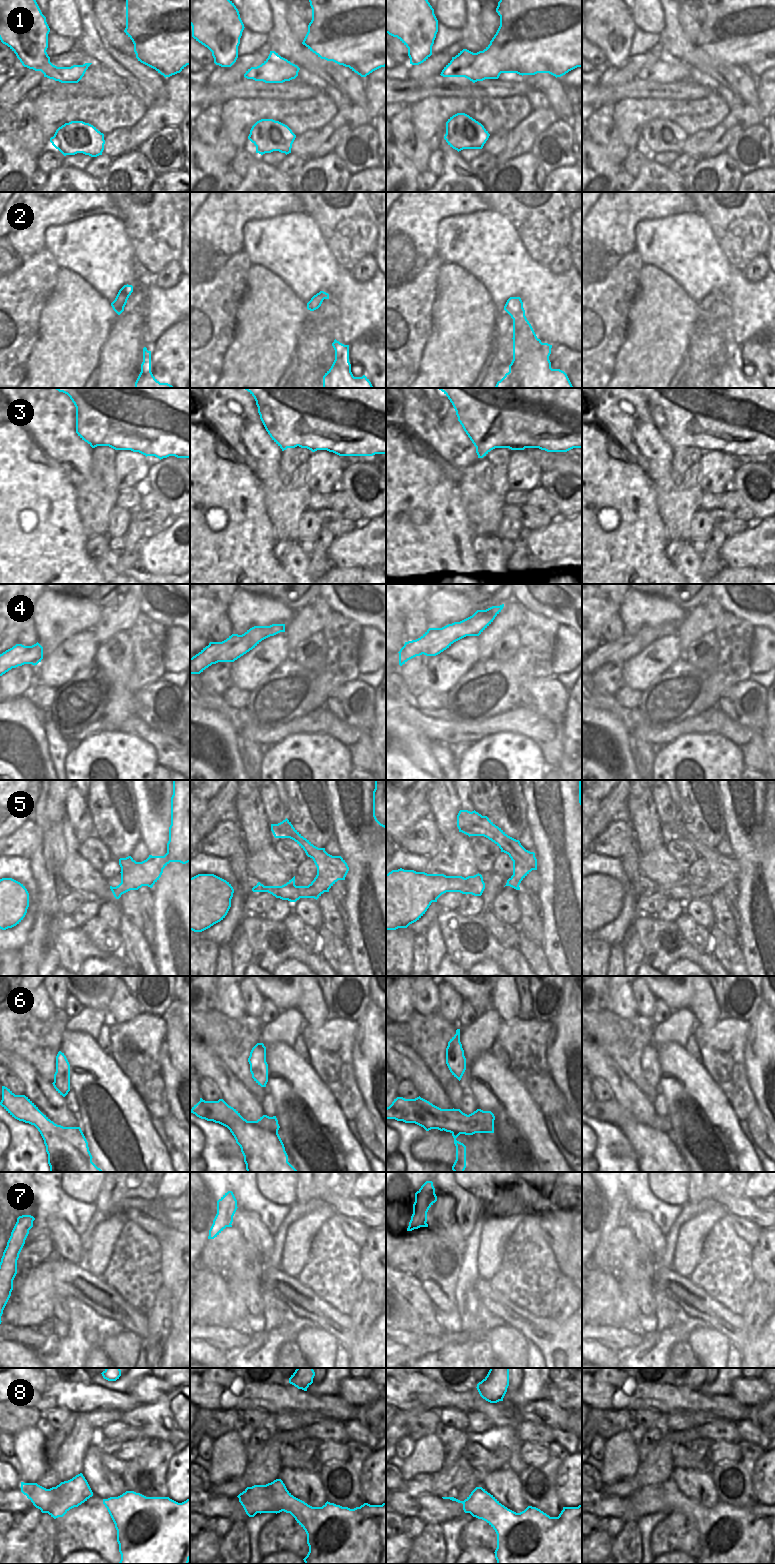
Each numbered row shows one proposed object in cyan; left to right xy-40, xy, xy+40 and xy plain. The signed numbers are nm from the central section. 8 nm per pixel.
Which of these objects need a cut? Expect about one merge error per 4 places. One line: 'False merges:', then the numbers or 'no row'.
False merges: 6

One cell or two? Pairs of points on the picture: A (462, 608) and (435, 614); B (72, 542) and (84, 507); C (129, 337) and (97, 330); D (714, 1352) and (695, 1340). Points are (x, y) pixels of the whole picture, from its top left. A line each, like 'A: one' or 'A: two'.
A: one
B: two
C: two
D: one

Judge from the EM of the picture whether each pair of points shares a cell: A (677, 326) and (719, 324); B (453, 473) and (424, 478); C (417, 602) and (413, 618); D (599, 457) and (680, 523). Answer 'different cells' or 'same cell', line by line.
A: different cells
B: different cells
C: different cells
D: different cells

